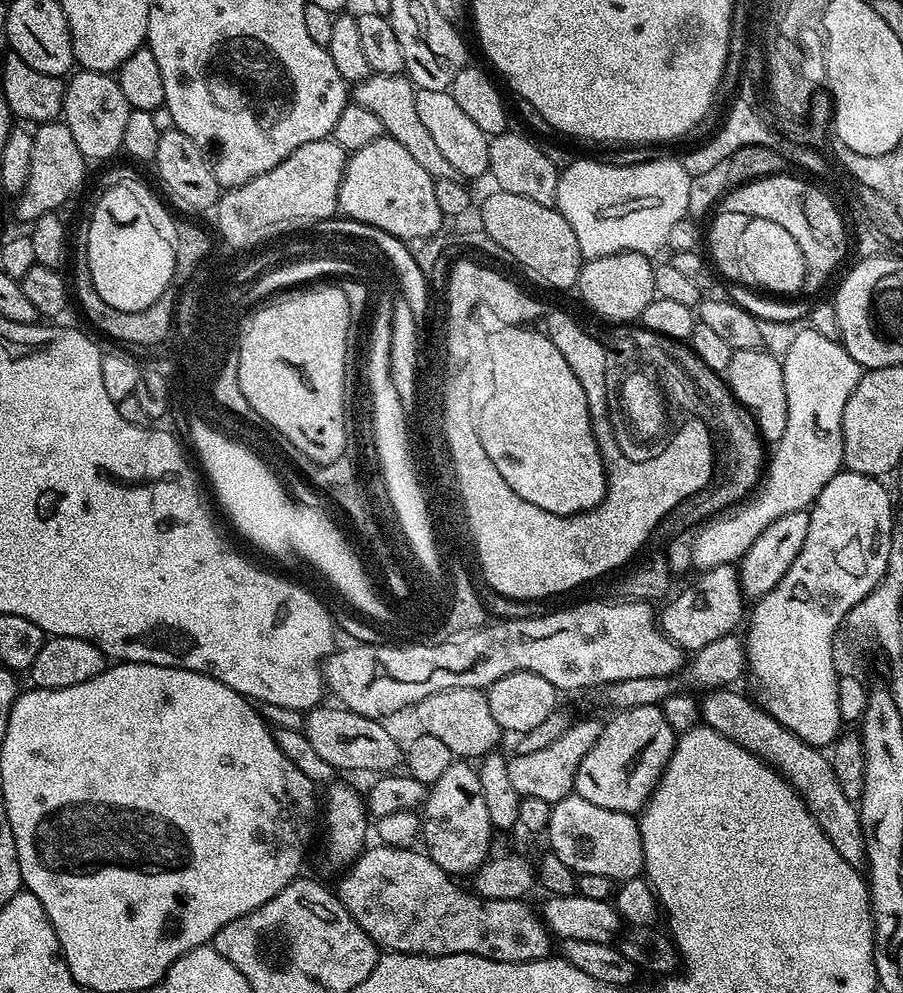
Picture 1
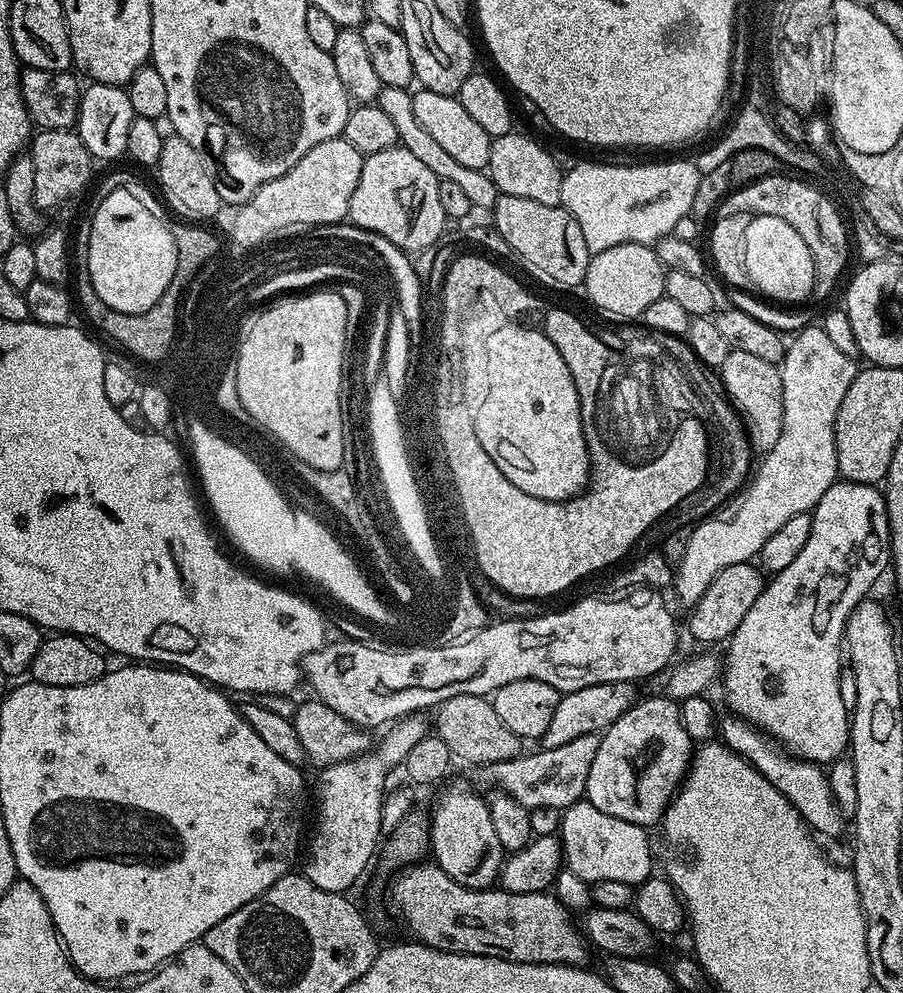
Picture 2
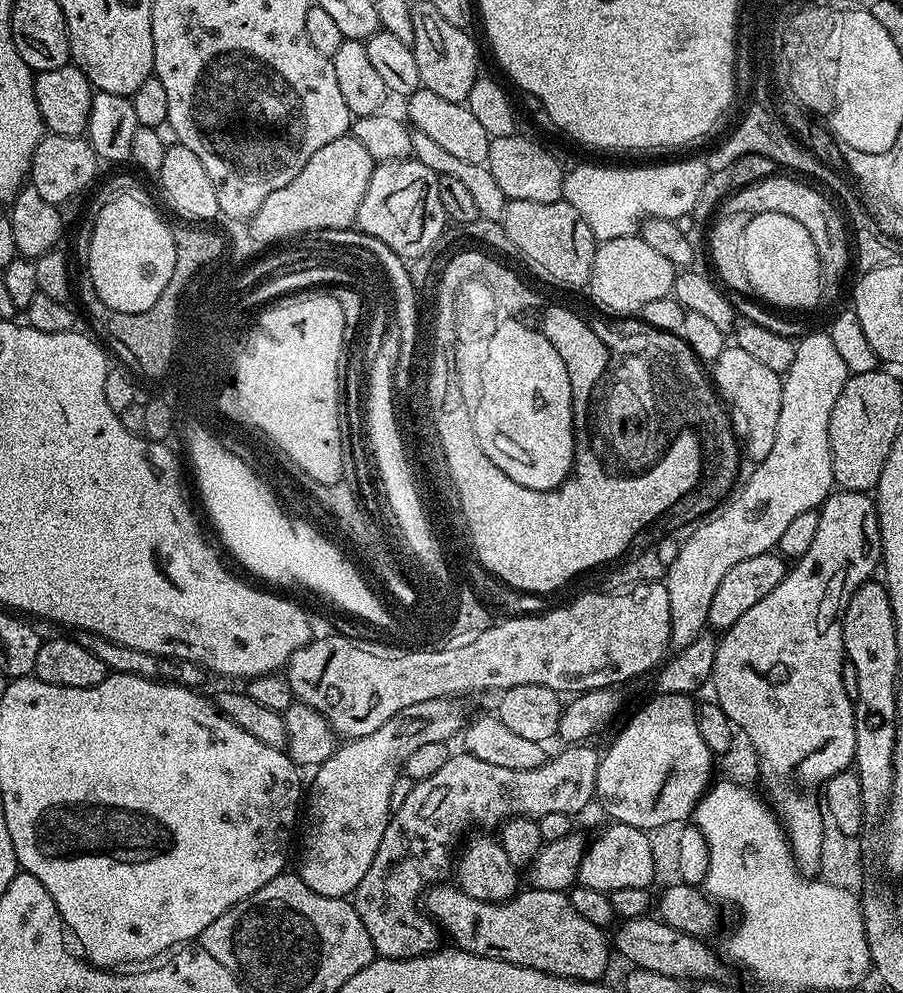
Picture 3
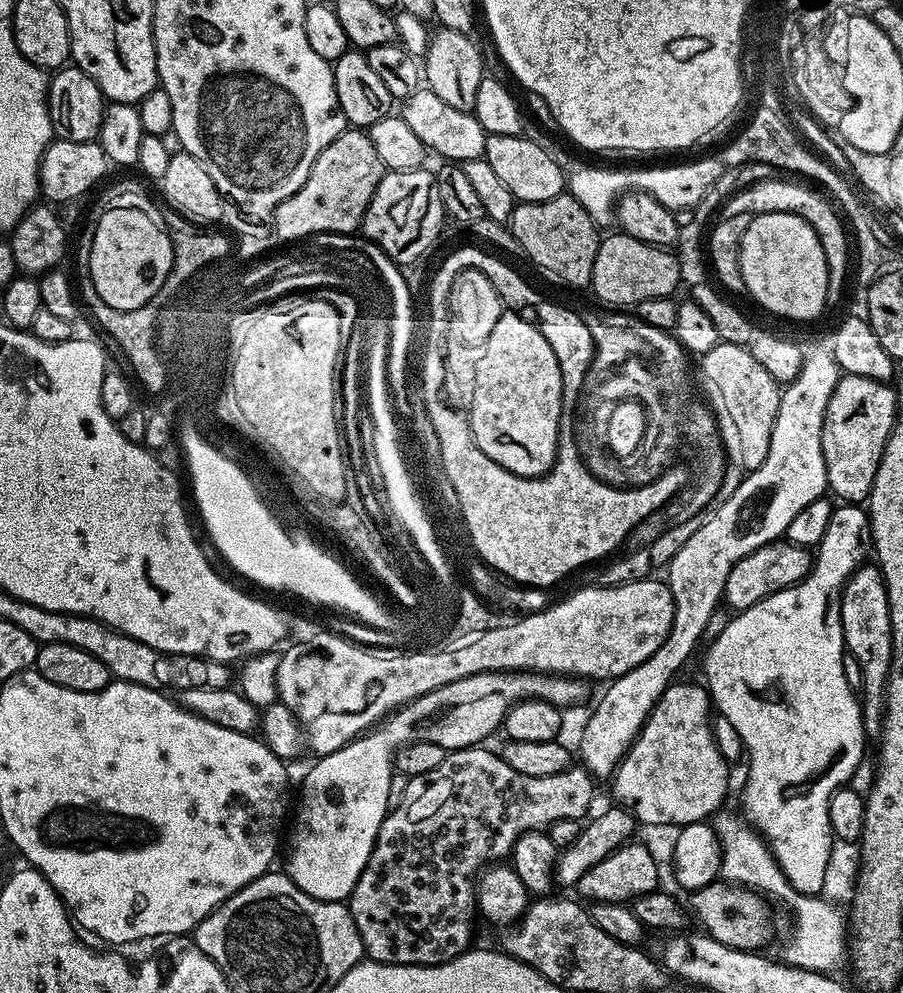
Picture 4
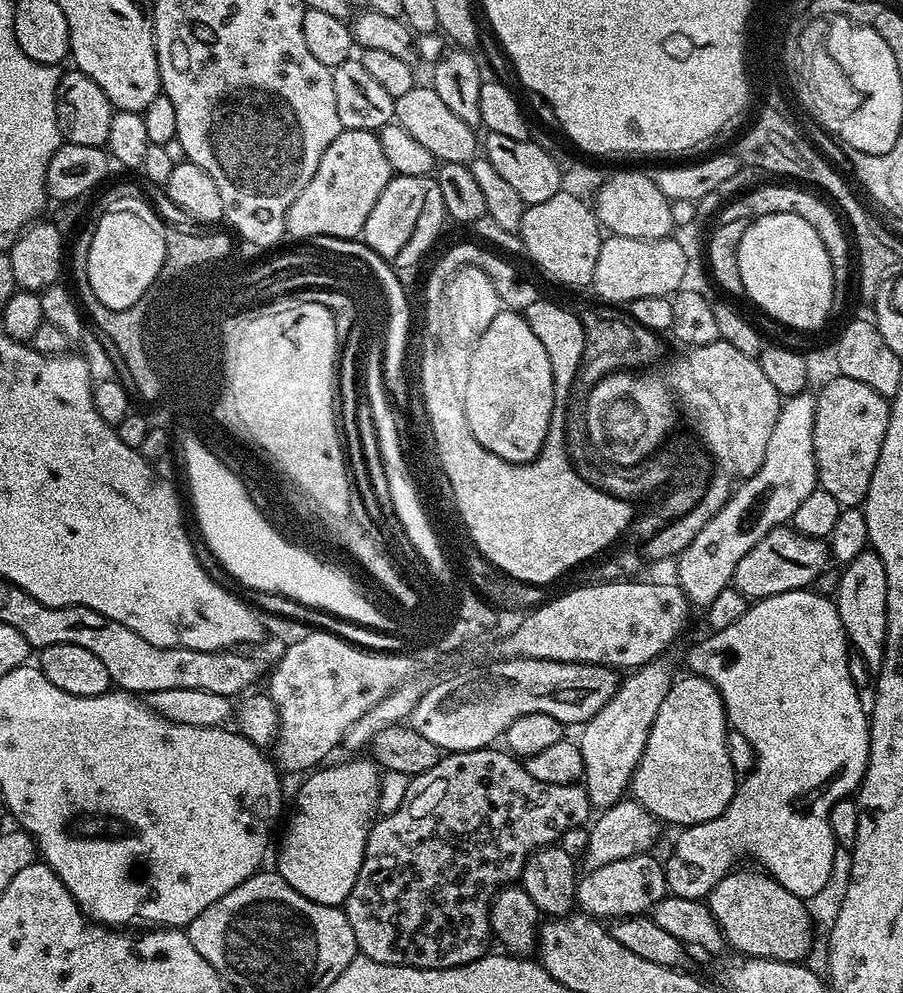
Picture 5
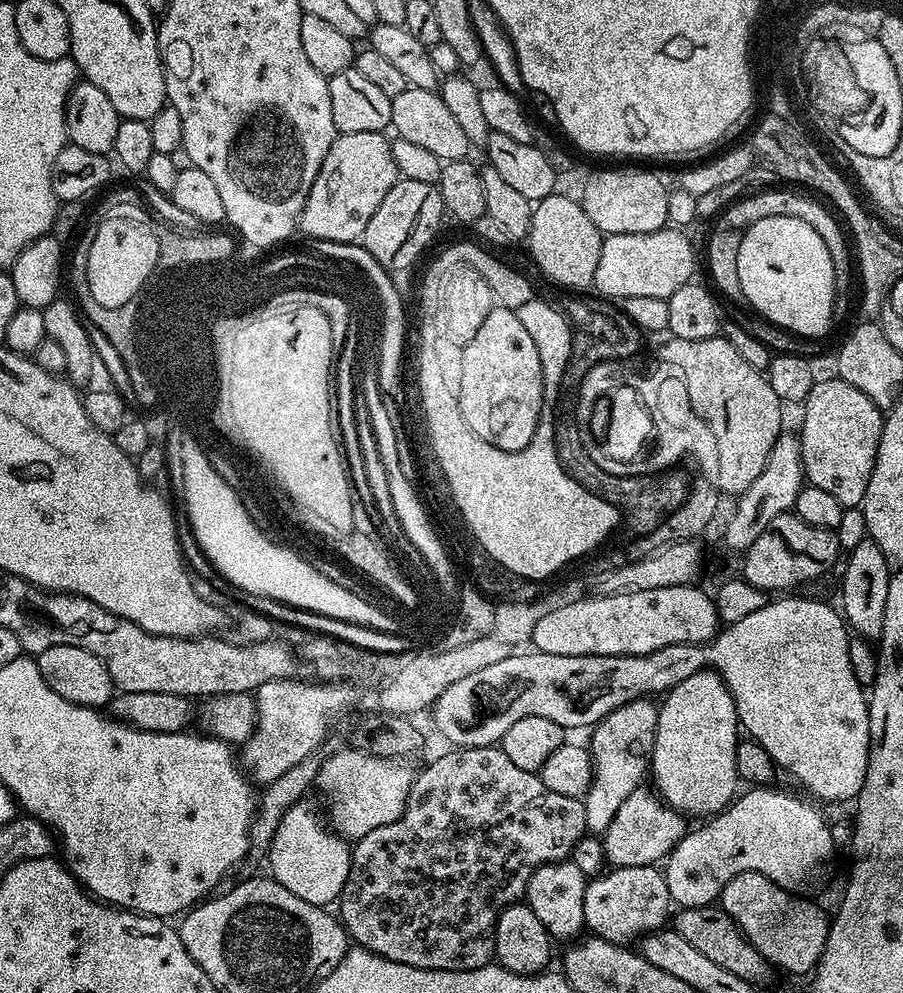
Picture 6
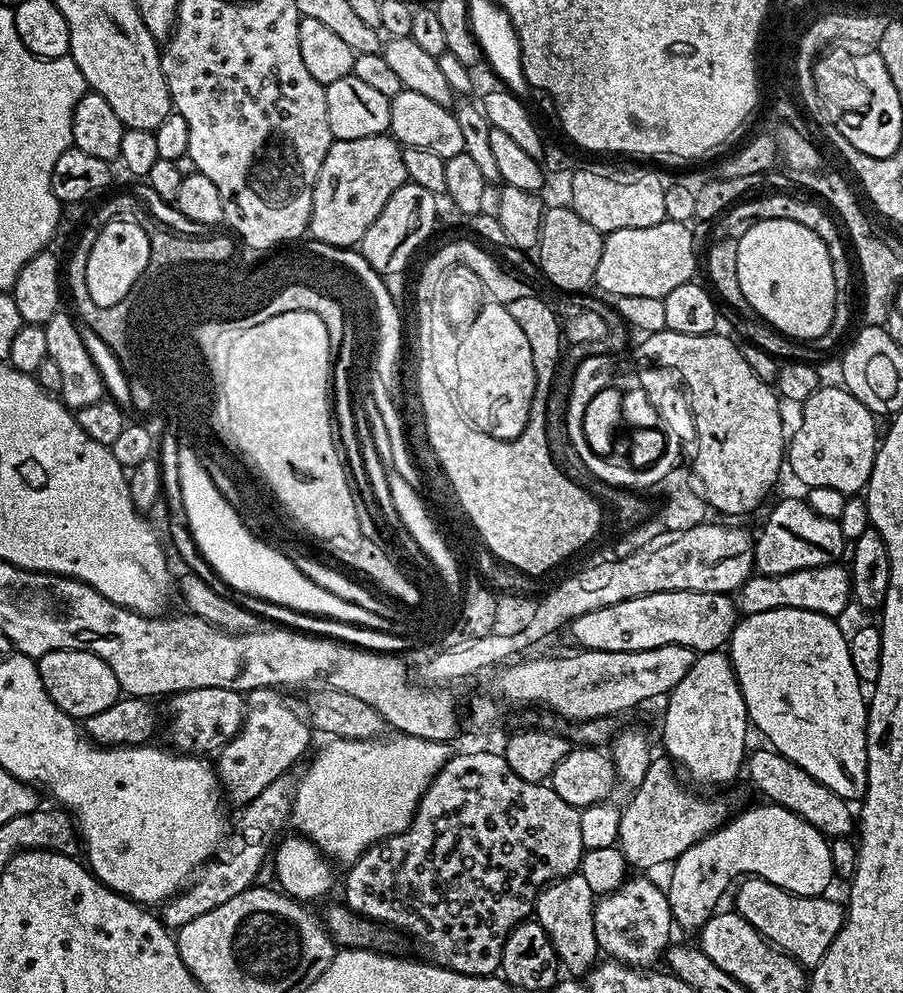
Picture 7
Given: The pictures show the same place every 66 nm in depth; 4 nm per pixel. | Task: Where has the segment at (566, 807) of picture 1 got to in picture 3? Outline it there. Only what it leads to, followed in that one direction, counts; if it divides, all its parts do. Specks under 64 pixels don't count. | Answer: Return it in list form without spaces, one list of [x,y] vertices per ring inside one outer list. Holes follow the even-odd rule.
[[[615,822],[607,825],[600,832],[596,841],[589,843],[584,850],[584,857],[576,875],[579,887],[613,892],[623,890],[626,886],[648,888],[656,876],[656,852],[652,849],[652,840],[647,831],[634,826]]]

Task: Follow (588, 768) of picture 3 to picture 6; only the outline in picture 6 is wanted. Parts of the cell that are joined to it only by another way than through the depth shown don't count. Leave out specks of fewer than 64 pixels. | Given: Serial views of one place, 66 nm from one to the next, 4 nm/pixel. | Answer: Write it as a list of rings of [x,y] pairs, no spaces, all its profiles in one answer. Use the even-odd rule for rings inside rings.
[[[498,746],[456,748],[448,751],[452,752],[438,757],[429,768],[415,773],[404,813],[397,820],[386,826],[378,826],[378,830],[370,830],[370,834],[366,834],[351,845],[352,865],[346,878],[346,886],[338,901],[338,919],[344,925],[344,931],[359,947],[390,962],[402,962],[415,968],[465,972],[493,963],[496,955],[495,926],[500,912],[508,905],[517,903],[527,893],[528,879],[534,870],[538,870],[544,864],[571,857],[572,848],[586,835],[586,810],[583,799],[557,794],[540,781],[537,773],[518,770],[518,766],[514,766],[514,762],[510,762],[510,758],[506,758],[506,754]]]

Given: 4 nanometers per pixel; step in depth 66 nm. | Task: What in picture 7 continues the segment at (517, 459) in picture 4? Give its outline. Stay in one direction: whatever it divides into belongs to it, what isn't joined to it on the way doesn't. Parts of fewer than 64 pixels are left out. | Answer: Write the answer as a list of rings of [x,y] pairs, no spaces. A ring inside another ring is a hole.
[[[495,302],[482,305],[484,316],[472,324],[472,332],[464,337],[460,348],[460,405],[467,413],[472,427],[479,432],[490,434],[499,440],[513,440],[522,434],[528,421],[530,406],[534,398],[534,362],[530,354],[530,342],[526,342],[526,334],[522,326],[514,322],[507,306]]]

